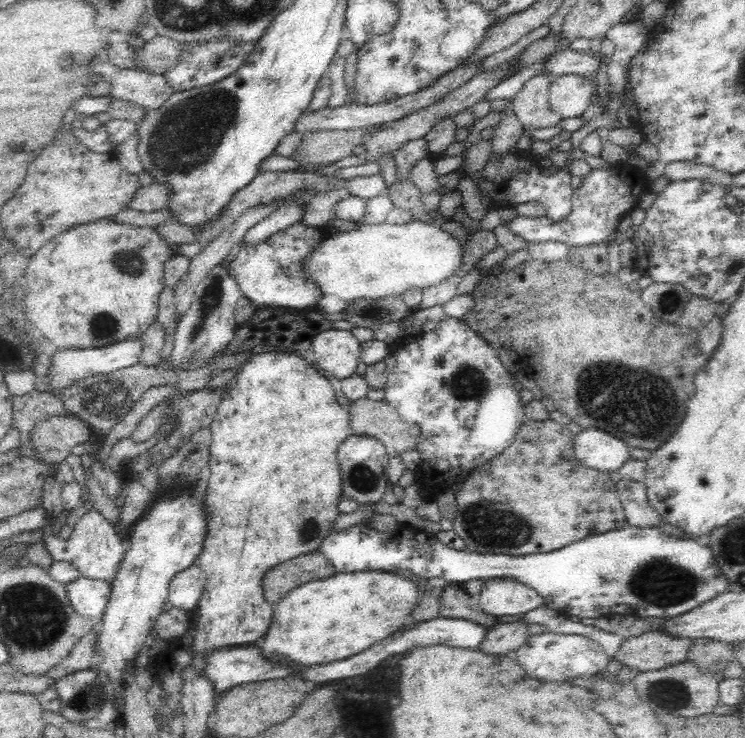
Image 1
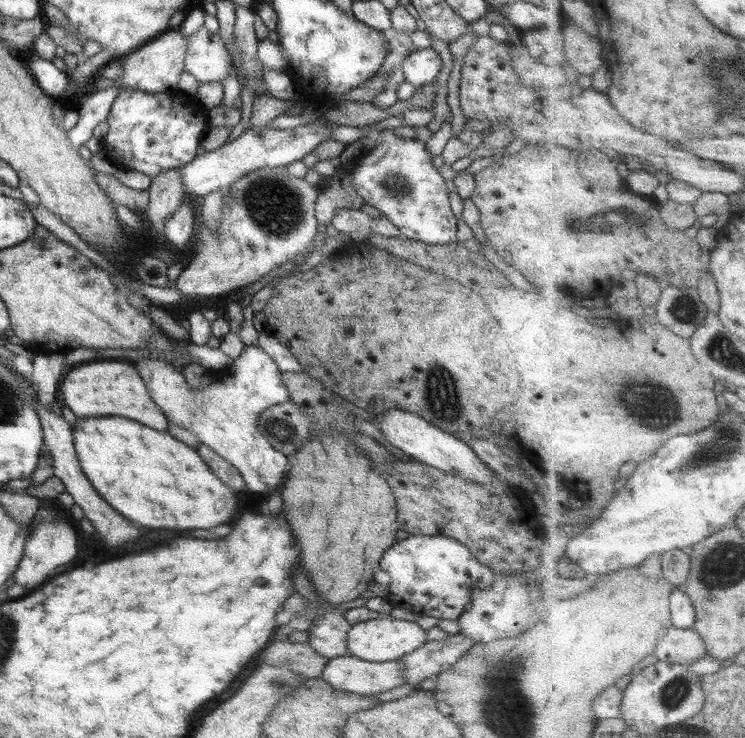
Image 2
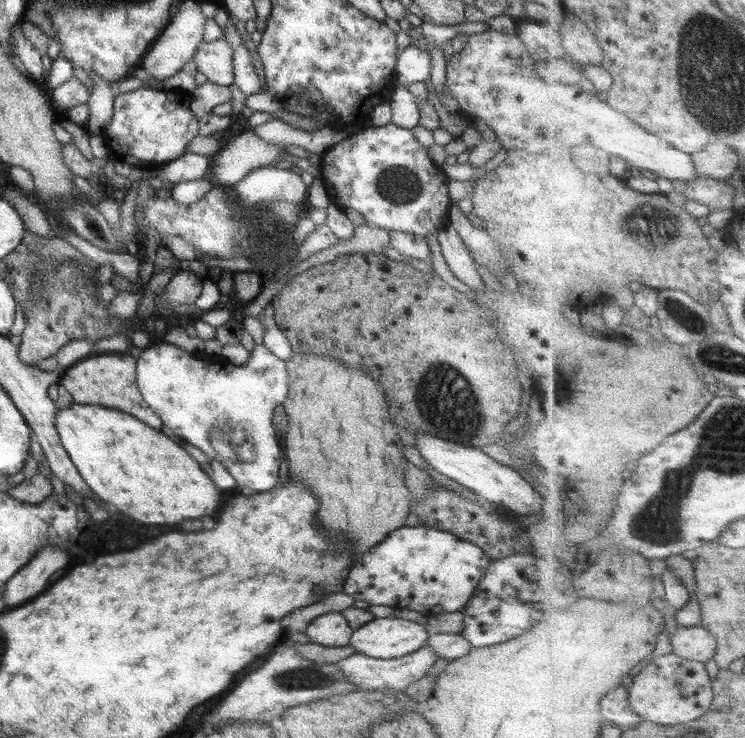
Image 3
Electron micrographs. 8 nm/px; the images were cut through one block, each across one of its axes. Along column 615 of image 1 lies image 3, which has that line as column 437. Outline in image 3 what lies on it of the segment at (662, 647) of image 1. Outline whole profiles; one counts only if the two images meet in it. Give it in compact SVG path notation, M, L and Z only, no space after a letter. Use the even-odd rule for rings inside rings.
M426 644L422 646L420 650L412 652L412 654L402 656L402 658L392 658L390 660L372 658L372 656L366 656L360 653L352 653L352 655L346 658L336 661L336 666L342 670L342 674L346 676L346 680L348 680L350 684L354 684L356 688L360 686L362 691L382 689L402 691L419 678L426 676L426 671L430 670L432 665L434 666L439 657L440 656Z

